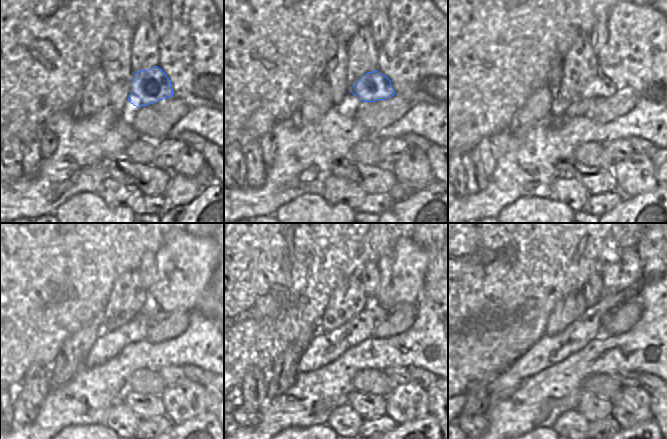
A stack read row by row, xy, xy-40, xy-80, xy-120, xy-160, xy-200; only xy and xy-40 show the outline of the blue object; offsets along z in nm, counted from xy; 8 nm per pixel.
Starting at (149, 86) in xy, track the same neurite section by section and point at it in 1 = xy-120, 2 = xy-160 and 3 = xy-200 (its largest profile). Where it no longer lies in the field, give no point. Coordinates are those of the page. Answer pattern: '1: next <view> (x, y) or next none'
1: next xy-120 (150, 309)
2: next xy-160 (381, 315)
3: next xy-200 (608, 316)

